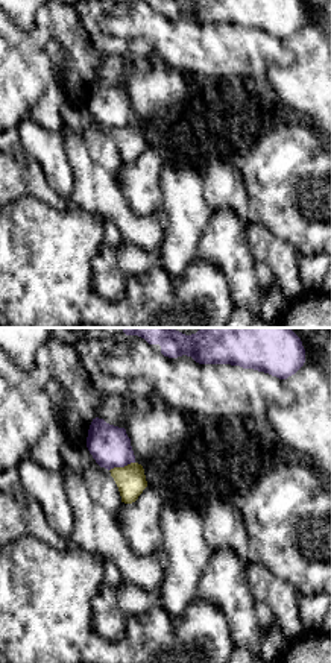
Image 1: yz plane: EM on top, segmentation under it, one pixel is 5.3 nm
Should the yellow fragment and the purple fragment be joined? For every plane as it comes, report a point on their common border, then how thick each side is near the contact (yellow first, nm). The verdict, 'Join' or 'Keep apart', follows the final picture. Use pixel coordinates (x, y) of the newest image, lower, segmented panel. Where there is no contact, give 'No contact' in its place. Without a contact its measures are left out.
Touches yellow at (122, 468). Thickness 160 nm (yellow) against 220 nm

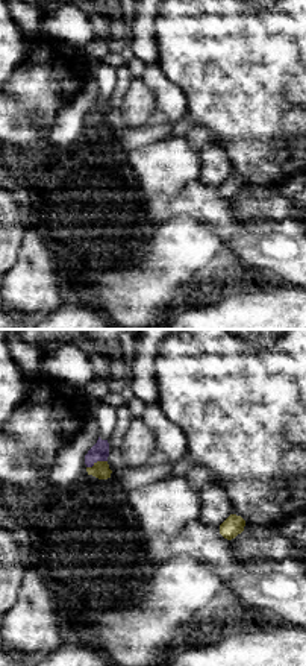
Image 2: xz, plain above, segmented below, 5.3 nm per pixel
Touches yellow at (97, 461). Thickness 90 nm (yellow) against 100 nm

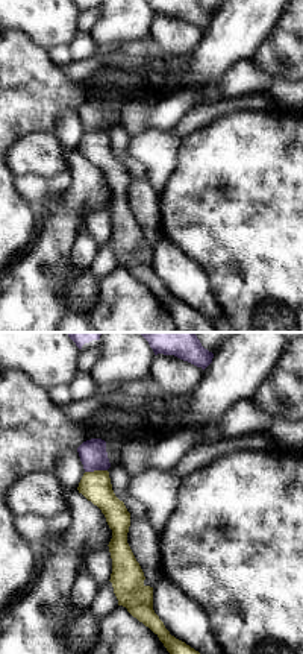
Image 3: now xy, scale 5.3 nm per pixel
Touches yellow at (96, 471). Thickness 160 nm (yellow) against 150 nm

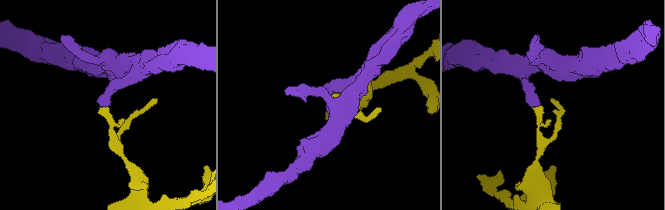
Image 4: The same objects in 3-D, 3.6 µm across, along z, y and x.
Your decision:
Keep apart

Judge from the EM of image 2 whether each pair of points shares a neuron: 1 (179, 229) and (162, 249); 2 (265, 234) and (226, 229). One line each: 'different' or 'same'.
1: same
2: different

